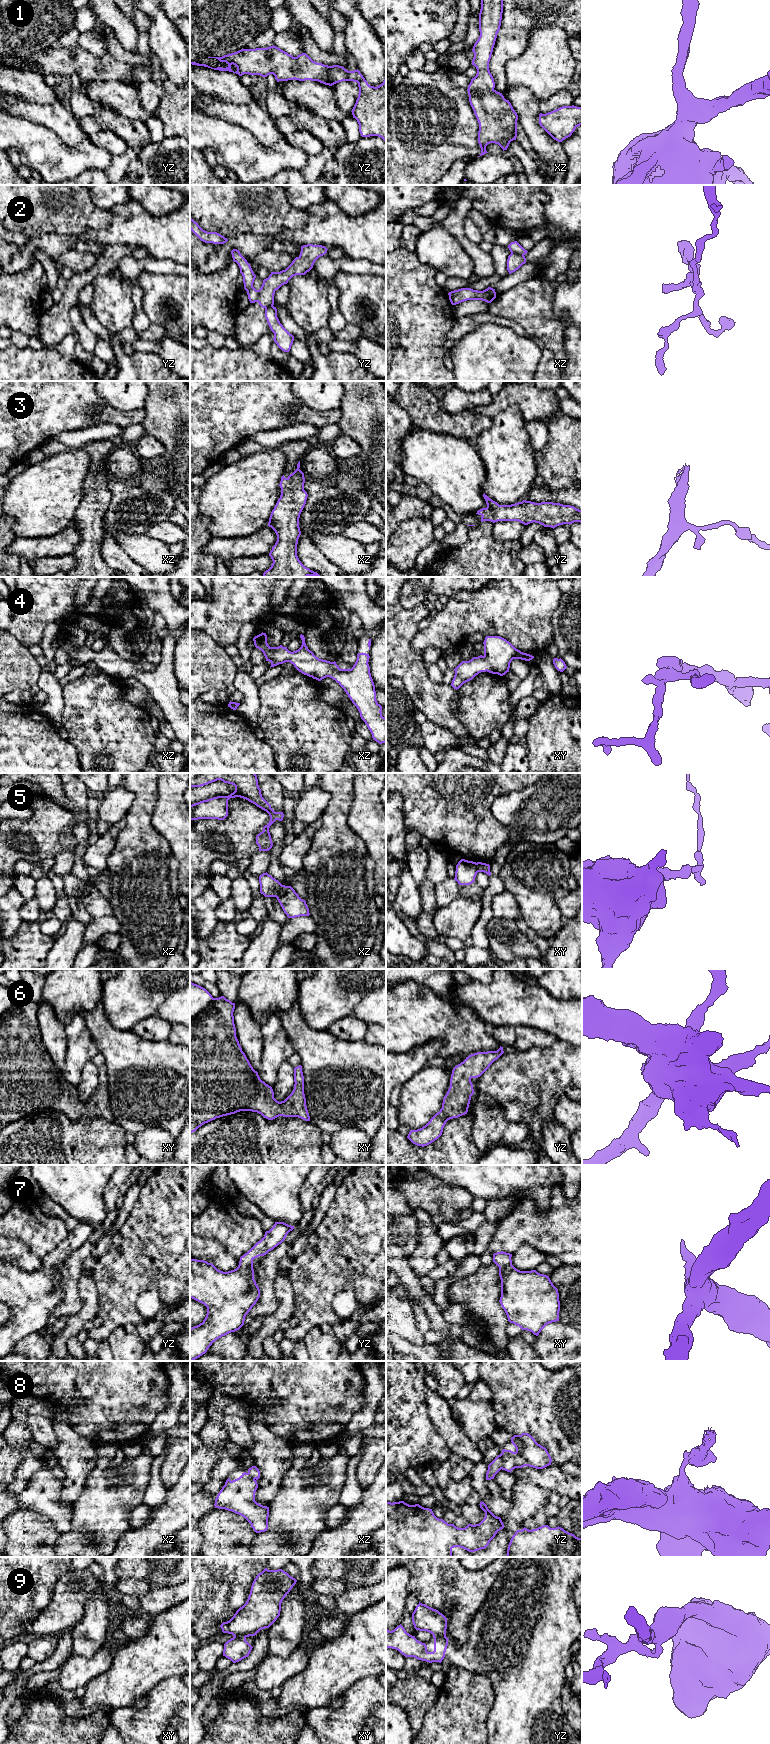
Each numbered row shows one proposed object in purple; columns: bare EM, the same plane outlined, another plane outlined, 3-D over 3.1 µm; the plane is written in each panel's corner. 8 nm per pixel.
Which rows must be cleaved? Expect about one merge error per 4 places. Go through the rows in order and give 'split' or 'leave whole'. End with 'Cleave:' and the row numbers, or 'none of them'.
1: leave whole
2: split
3: leave whole
4: leave whole
5: split
6: leave whole
7: leave whole
8: split
9: split
Cleave: 2, 5, 8, 9

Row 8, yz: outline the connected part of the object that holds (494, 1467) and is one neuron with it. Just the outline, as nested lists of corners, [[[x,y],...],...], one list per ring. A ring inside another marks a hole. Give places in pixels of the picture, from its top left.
[[[498,1455],[489,1465],[486,1473],[486,1480],[494,1479],[495,1475],[501,1470],[502,1456]]]

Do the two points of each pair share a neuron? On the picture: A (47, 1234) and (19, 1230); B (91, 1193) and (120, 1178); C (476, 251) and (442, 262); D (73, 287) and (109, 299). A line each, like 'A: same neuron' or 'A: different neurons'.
A: same neuron
B: different neurons
C: different neurons
D: different neurons

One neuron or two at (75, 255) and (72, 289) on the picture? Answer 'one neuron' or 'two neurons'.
two neurons

